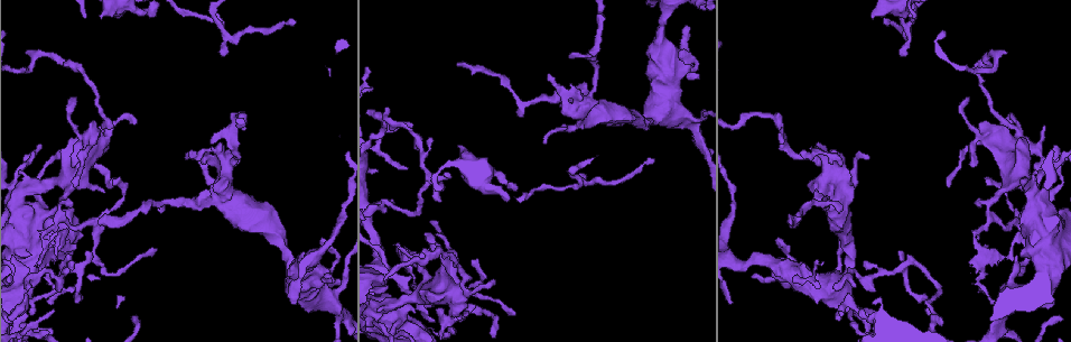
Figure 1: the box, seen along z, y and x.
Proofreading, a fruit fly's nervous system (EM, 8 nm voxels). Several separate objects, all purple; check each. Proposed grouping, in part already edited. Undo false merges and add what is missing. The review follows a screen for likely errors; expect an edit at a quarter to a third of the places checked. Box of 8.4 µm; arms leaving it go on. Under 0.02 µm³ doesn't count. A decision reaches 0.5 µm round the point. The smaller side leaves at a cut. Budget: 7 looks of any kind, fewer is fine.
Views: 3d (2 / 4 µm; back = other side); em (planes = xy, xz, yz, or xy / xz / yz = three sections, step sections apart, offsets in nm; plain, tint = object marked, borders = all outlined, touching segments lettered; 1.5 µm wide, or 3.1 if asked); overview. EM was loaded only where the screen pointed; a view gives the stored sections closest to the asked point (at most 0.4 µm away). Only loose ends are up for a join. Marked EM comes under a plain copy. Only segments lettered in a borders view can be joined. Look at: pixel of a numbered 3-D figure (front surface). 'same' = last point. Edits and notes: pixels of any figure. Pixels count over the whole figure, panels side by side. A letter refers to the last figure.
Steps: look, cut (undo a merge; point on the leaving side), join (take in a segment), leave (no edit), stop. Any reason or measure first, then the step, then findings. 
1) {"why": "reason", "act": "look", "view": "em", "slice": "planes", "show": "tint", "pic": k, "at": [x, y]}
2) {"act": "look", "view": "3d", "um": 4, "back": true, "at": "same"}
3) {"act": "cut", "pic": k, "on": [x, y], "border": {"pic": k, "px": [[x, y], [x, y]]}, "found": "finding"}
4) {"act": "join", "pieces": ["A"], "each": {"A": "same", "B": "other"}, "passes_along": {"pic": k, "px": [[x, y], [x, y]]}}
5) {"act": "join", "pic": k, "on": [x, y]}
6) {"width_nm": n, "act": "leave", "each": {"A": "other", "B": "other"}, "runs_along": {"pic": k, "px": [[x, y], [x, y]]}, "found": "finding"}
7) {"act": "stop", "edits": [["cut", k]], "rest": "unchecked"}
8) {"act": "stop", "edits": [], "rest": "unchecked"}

{"why": "thin end", "act": "look", "view": "em", "slice": "planes", "show": "borders", "pic": 1, "at": [495, 279]}

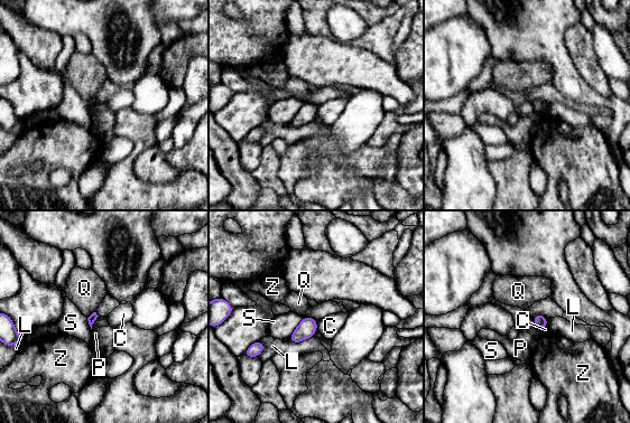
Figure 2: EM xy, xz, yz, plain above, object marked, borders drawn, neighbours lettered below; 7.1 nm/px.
{"longest_contact_nm": ["L", 190], "act": "leave", "each": {"C": "other", "L": "other", "P": "other", "Q": "other", "S": "other", "Z": "other"}, "found": "none of them fits"}

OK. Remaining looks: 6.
{"why": "sudden change in width", "act": "look", "view": "3d", "um": 2, "pic": 1, "at": [597, 85]}

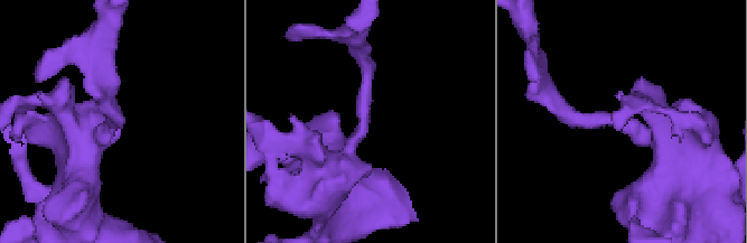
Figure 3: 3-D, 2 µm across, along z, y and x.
{"act": "look", "view": "em", "slice": "planes", "show": "borders", "pic": 3, "at": [365, 115]}

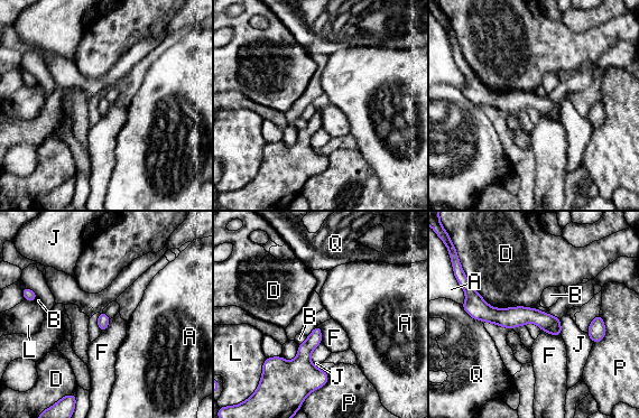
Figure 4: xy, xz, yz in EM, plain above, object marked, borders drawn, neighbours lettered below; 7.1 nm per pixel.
{"width_nm": 90, "act": "leave", "each": {"A": "other", "B": "other", "D": "other", "F": "other", "J": "other", "L": "other", "P": "other", "Q": "other"}, "runs_along": {"pic": 4, "px": [[470, 306], [537, 316], [558, 333]]}, "found": "continuous, no second cell"}

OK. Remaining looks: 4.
{"why": "thin end", "act": "look", "view": "em", "slice": "yz", "step": 4, "show": "borders", "pic": 1, "at": [221, 51]}

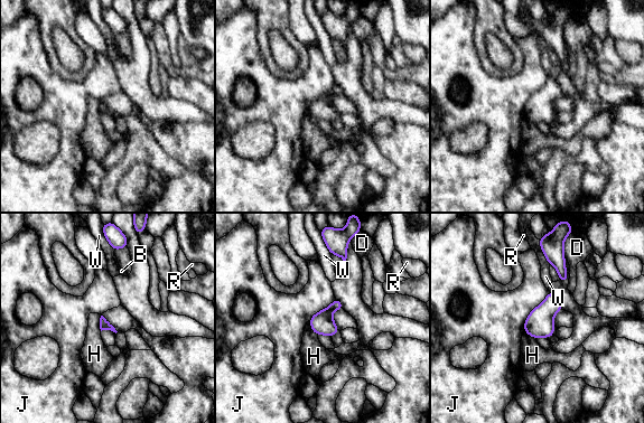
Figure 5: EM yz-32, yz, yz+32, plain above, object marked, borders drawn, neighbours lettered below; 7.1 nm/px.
{"width_nm": 80, "act": "leave", "each": {"B": "other", "D": "other", "H": "other", "J": "other", "R": "other", "W": "other"}, "border": {"pic": 5, "px": [[101, 315], [100, 330]]}, "found": "none of them fits"}

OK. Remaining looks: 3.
{"act": "stop", "edits": [], "rest": "unchecked"}

